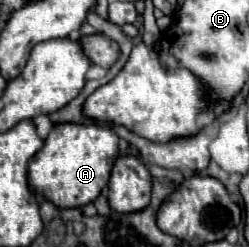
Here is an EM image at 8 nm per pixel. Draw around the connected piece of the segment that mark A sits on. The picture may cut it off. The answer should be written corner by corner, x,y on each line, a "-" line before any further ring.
56,124
42,150
28,164
30,186
62,208
82,208
98,198
110,180
110,168
118,158
118,134
100,124

